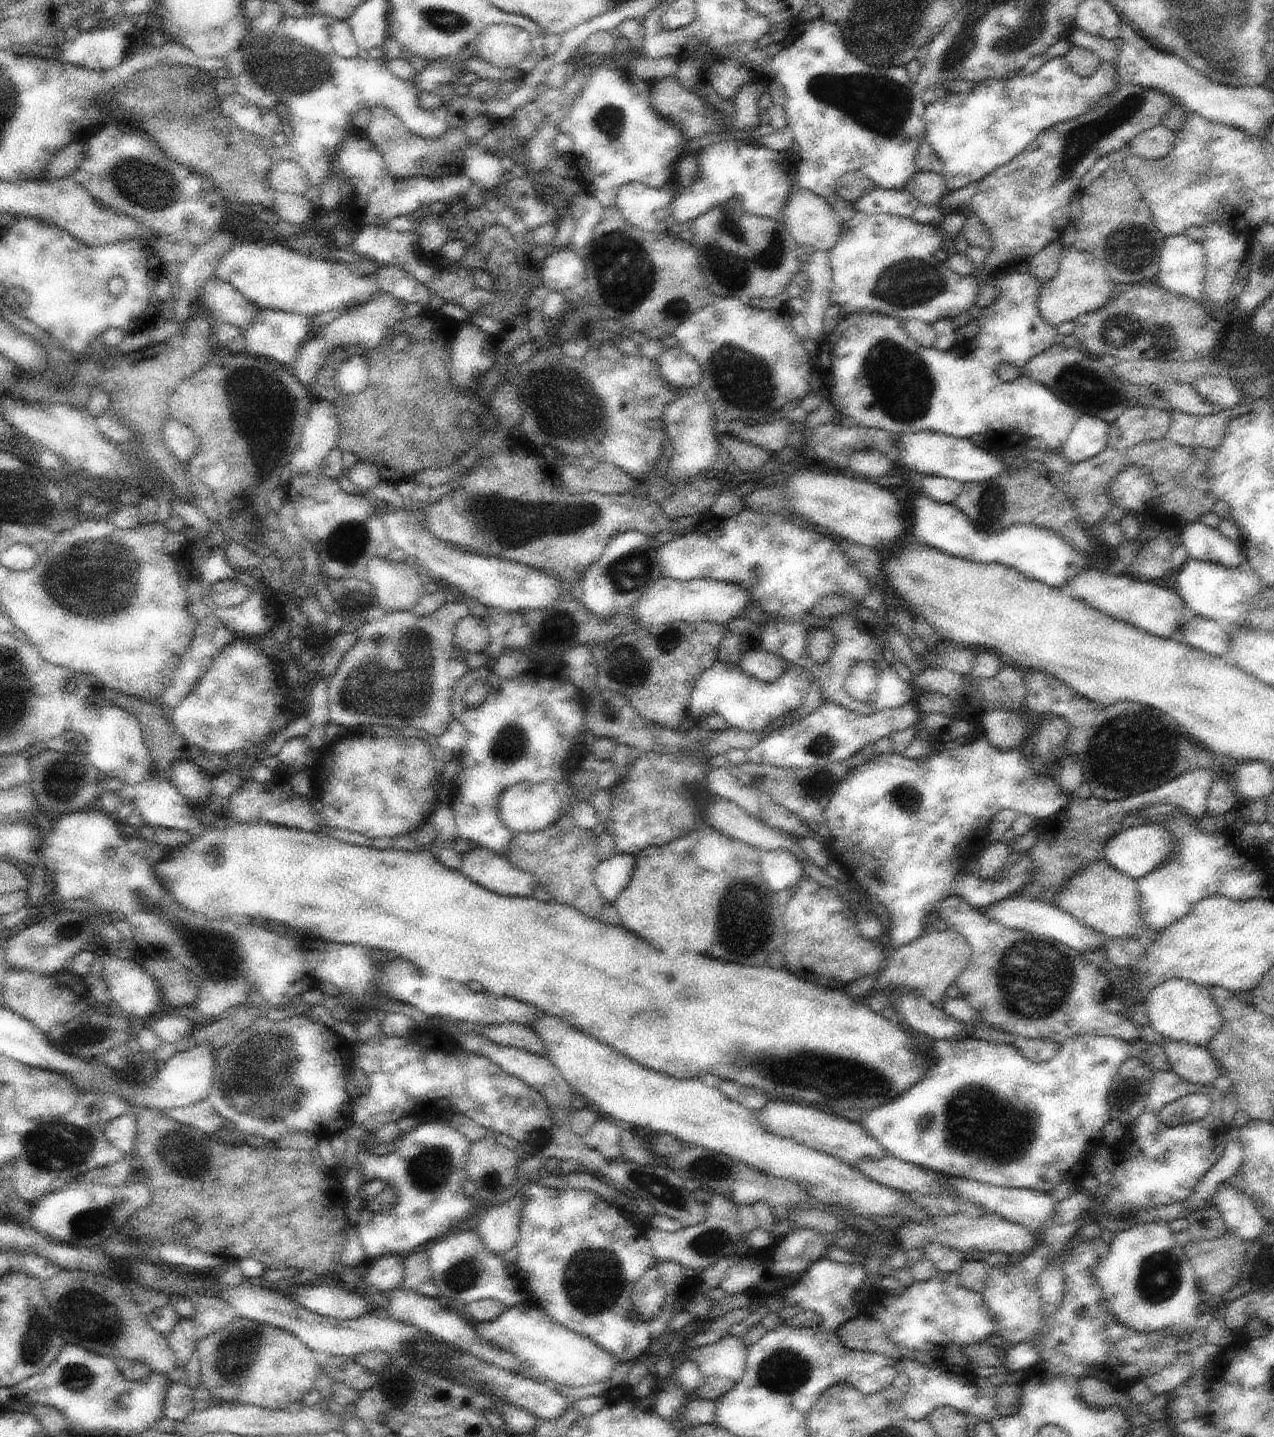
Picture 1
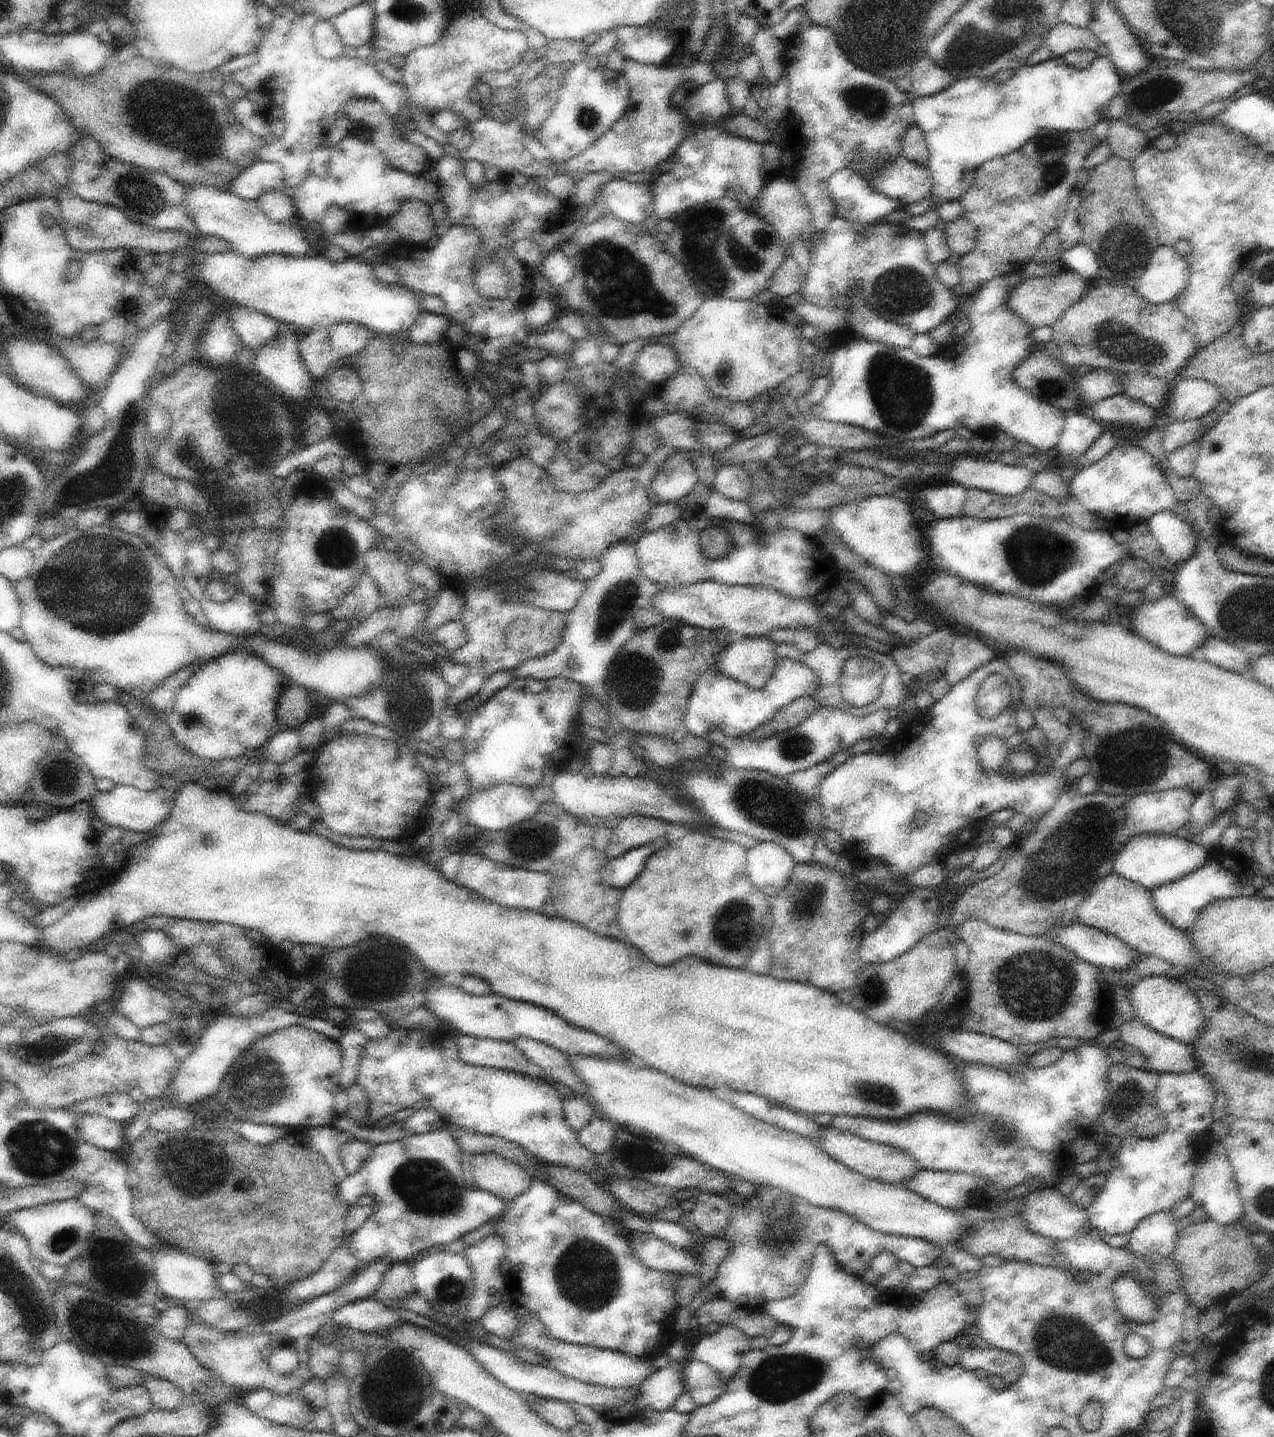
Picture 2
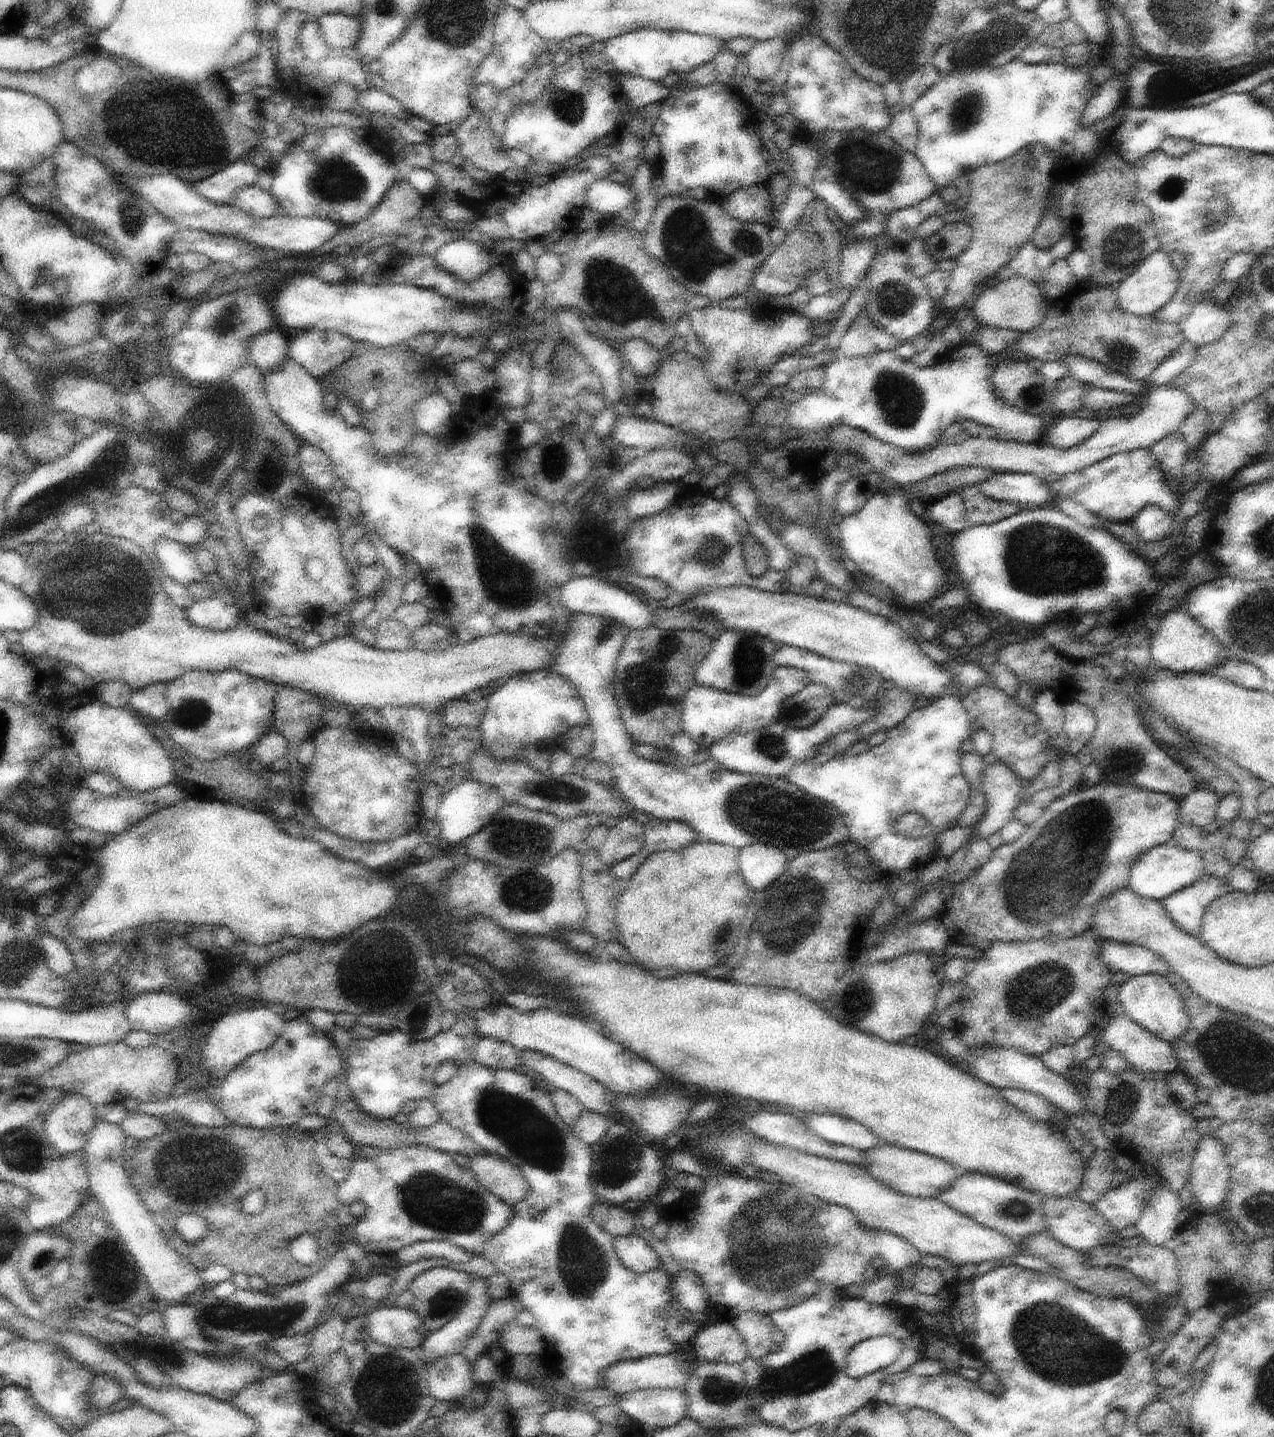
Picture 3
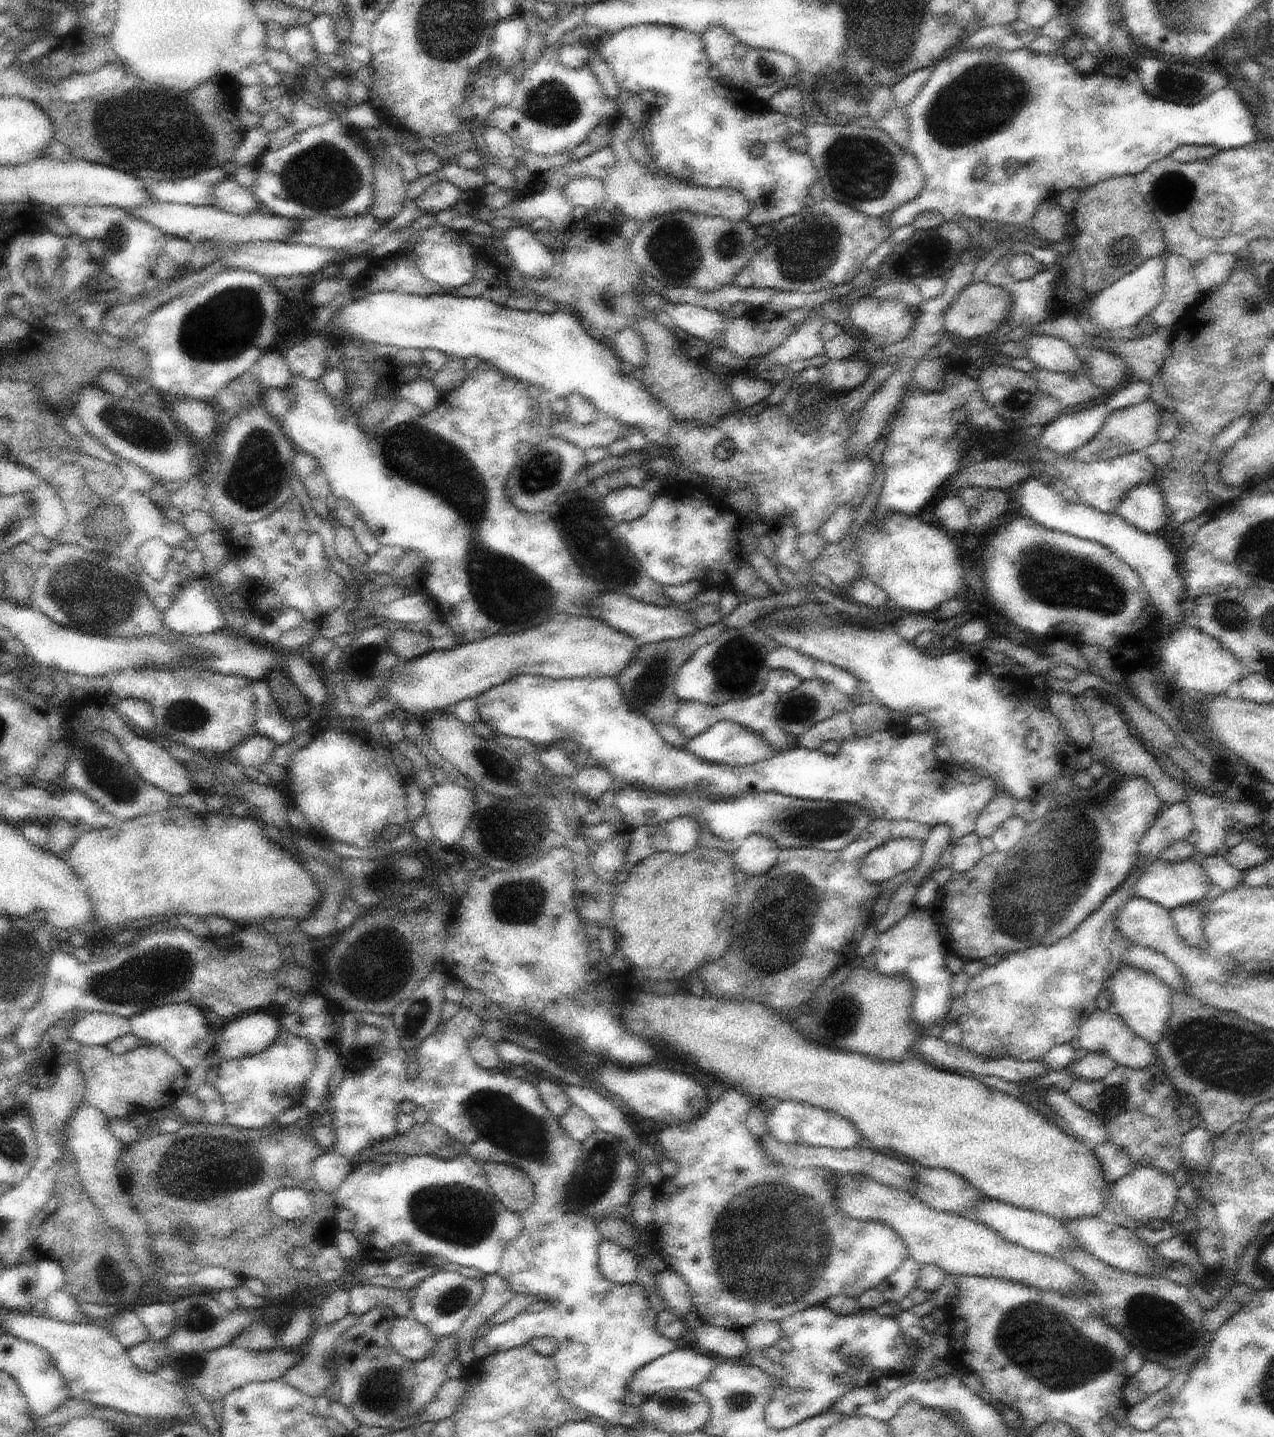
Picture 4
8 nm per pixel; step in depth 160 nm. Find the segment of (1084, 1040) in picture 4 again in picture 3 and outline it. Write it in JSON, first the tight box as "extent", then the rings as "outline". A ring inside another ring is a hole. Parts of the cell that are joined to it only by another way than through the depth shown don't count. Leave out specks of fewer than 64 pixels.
{"extent":[1098,1012,1179,1075],"outline":[[[1123,1012],[1116,1017],[1111,1017],[1108,1026],[1100,1032],[1098,1040],[1100,1042],[1100,1049],[1117,1050],[1138,1070],[1169,1075],[1171,1072],[1179,1069],[1174,1045],[1163,1038],[1157,1037],[1153,1032],[1146,1030]]]}

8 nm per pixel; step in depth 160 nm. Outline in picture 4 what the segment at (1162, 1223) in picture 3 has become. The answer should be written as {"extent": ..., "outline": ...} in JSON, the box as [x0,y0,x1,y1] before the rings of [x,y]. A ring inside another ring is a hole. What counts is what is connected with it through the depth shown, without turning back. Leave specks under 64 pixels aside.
{"extent":[1107,1164,1178,1227],"outline":[[[1138,1164],[1124,1178],[1107,1188],[1107,1198],[1120,1202],[1132,1220],[1147,1227],[1156,1227],[1162,1222],[1168,1223],[1174,1214],[1174,1206],[1178,1204],[1178,1187],[1172,1175]]]}

